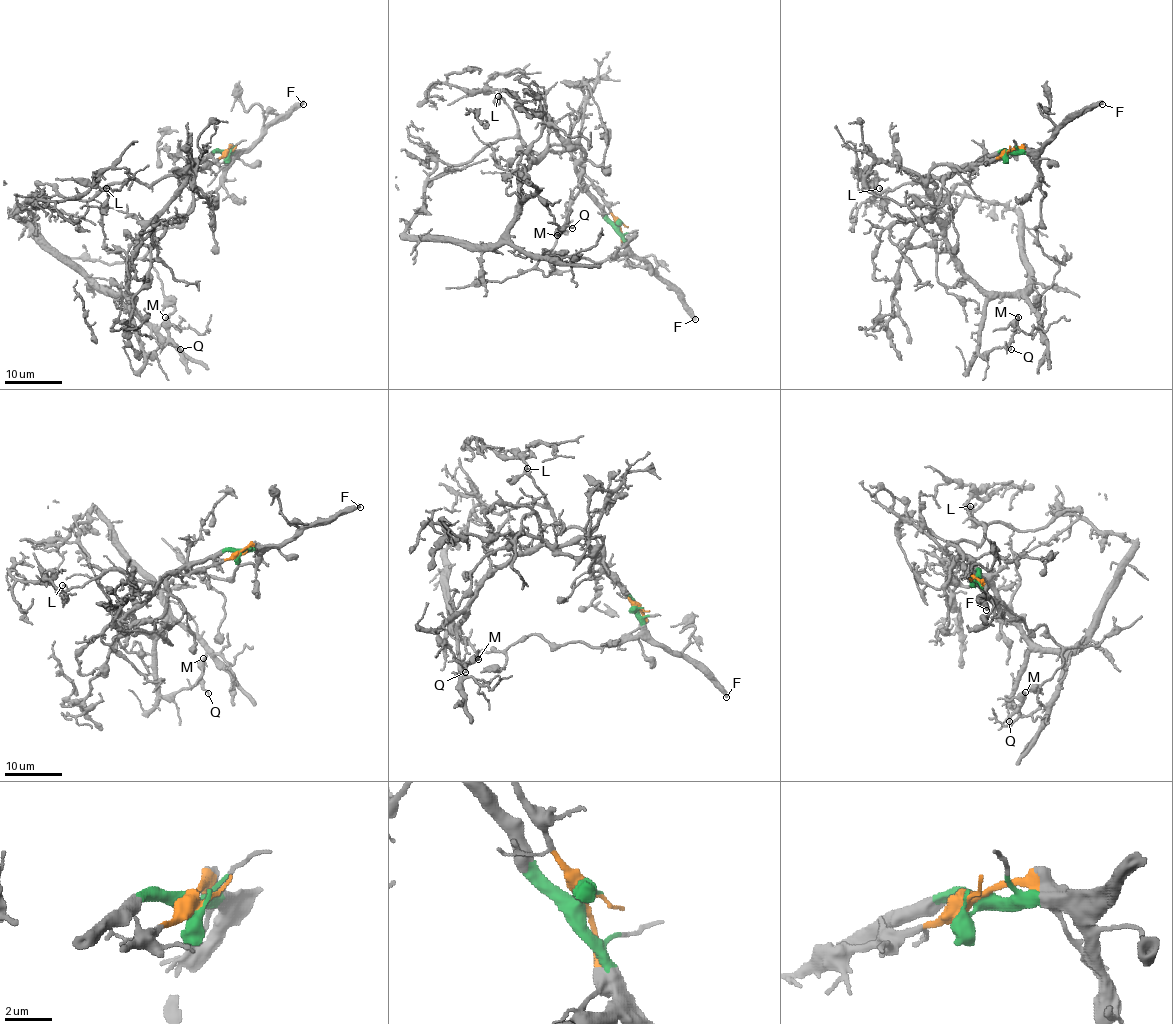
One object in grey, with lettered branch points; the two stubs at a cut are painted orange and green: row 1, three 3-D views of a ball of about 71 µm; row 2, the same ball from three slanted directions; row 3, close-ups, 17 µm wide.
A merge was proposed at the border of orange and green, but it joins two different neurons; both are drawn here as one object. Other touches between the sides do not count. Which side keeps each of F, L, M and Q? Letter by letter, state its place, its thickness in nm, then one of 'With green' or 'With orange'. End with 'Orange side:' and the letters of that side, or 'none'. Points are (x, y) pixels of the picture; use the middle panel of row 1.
F: Place: (695, 319). Thickness 440 nm. With green
L: Place: (498, 96). Thickness 100 nm. With green
M: Place: (557, 235). Thickness 320 nm. With orange
Q: Place: (572, 228). Thickness 120 nm. With orange
Orange side: M, Q

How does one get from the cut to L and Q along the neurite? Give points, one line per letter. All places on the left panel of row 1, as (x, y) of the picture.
L: (226, 153), (208, 155), (181, 177), (164, 176), (151, 184), (130, 179), (118, 190), (105, 189)
Q: (226, 152), (189, 165), (128, 273), (138, 344), (181, 349)

